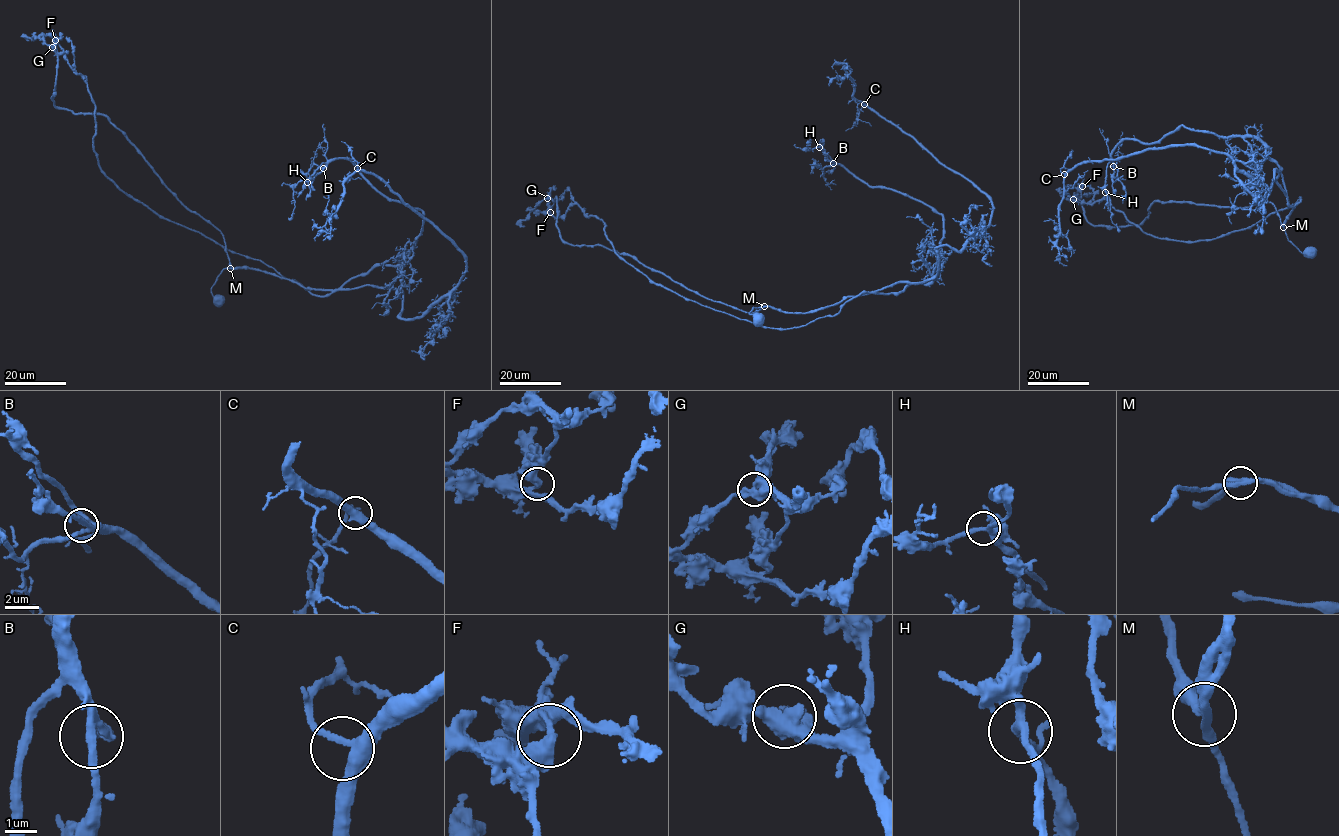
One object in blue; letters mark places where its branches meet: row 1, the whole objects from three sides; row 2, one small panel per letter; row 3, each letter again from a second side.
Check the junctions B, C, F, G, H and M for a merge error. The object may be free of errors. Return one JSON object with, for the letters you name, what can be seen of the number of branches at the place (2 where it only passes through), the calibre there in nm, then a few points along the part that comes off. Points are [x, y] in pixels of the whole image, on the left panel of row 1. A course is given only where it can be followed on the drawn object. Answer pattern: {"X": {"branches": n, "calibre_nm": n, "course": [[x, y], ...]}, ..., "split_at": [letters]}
{"F": {"branches": 2, "calibre_nm": 380, "course": [[55, 40], [120, 189], [313, 293], [398, 266], [423, 214], [344, 158], [296, 184], [288, 219]]}, "split_at": ["F"]}

